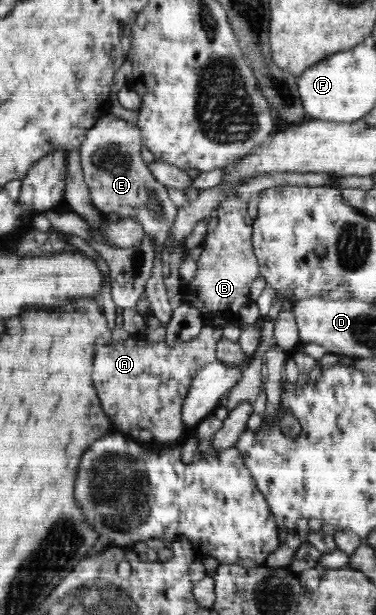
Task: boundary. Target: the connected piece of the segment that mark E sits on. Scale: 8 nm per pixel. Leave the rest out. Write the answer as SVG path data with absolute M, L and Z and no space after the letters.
M106 113L88 130L79 147L80 161L94 207L104 215L118 213L121 218L134 218L140 222L145 234L154 239L155 258L150 277L145 283L144 294L150 301L153 314L159 319L161 326L167 328L173 310L163 282L162 247L169 239L172 221L174 221L179 207L168 195L166 186L156 181L154 174L148 170L148 166L142 160L142 151L140 150L142 141L141 130L137 125L114 114Z

